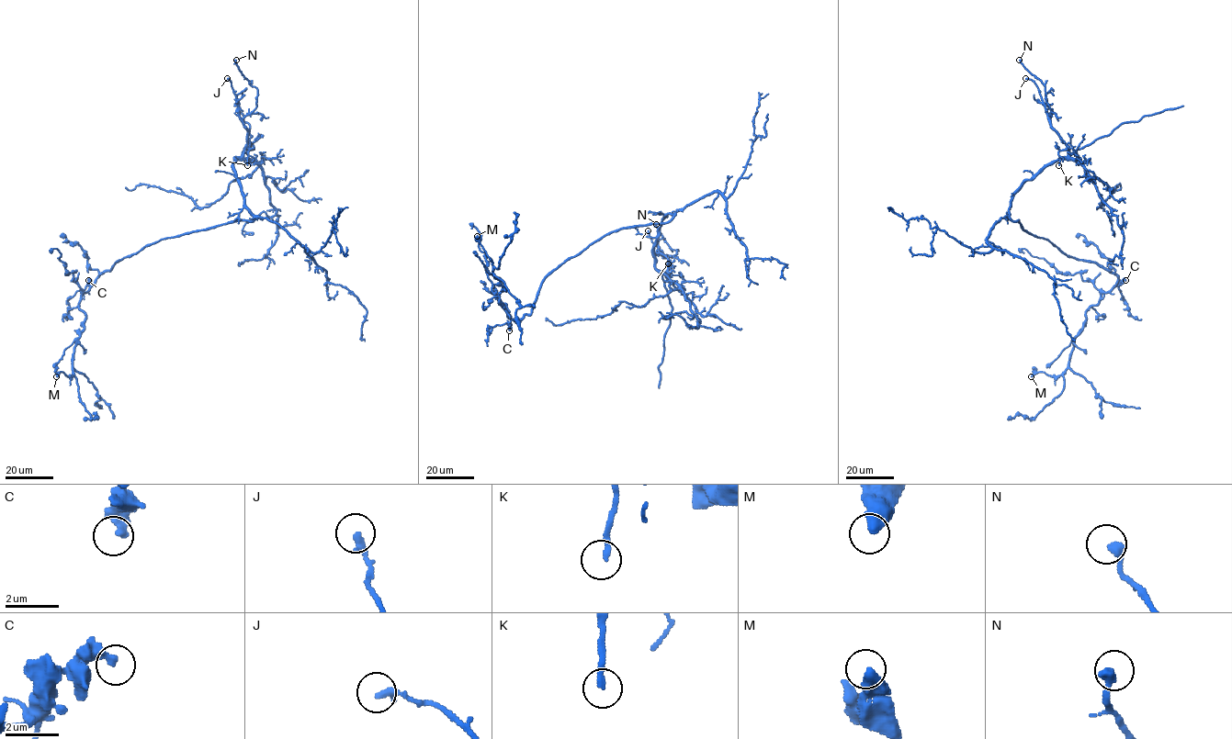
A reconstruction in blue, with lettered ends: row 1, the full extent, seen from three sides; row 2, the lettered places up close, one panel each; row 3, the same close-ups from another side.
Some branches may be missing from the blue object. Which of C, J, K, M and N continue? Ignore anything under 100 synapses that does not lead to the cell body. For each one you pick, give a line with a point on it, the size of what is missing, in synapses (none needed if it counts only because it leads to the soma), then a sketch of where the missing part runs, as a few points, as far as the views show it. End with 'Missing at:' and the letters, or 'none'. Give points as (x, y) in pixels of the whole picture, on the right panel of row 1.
Missing at: none

